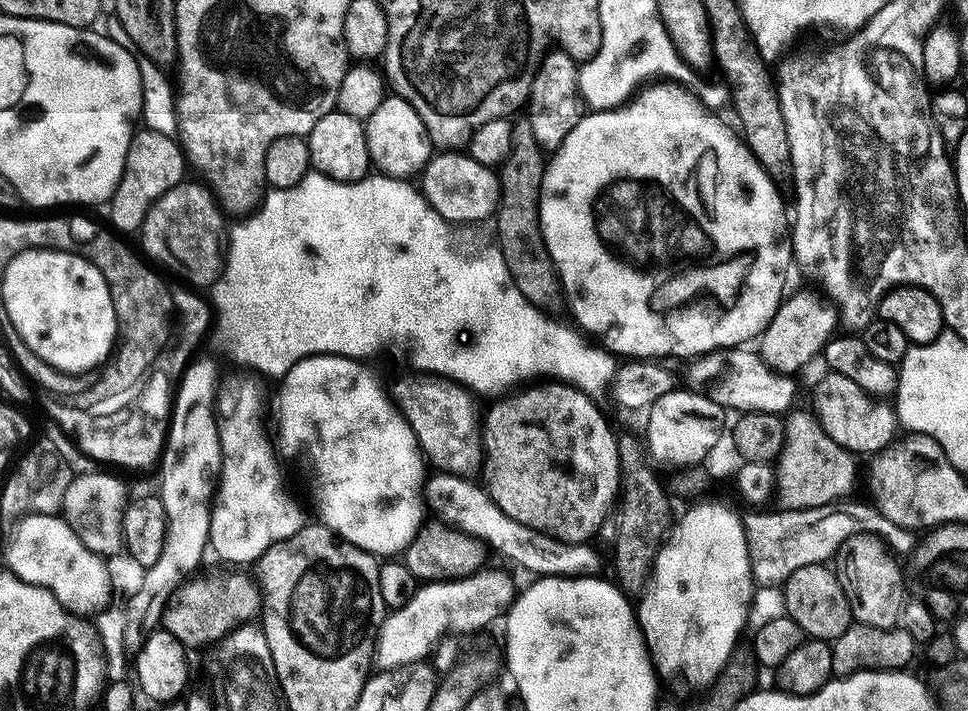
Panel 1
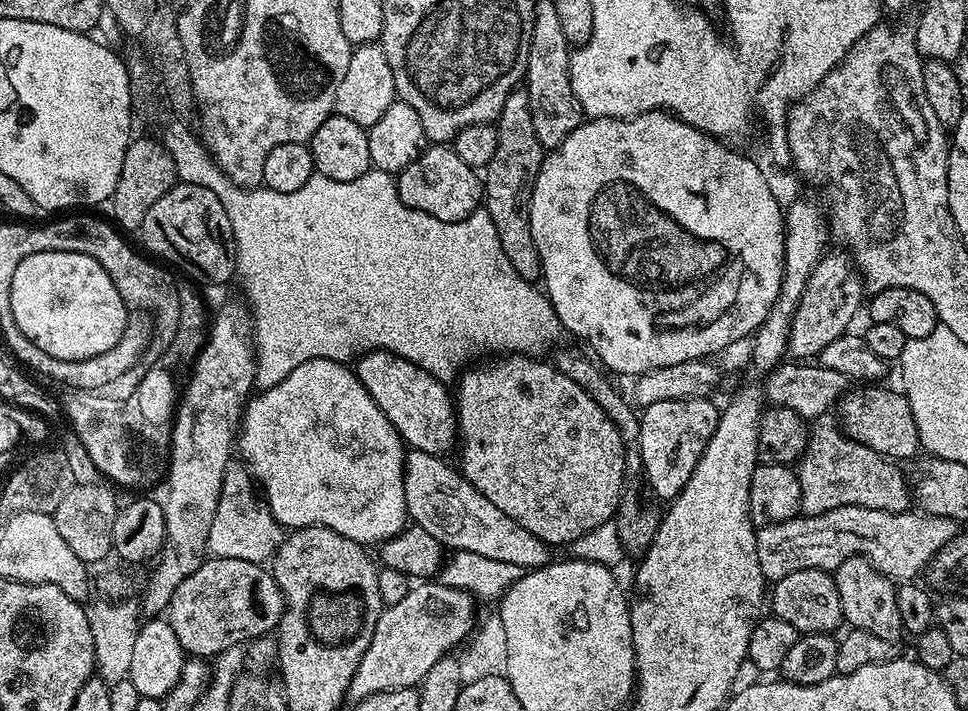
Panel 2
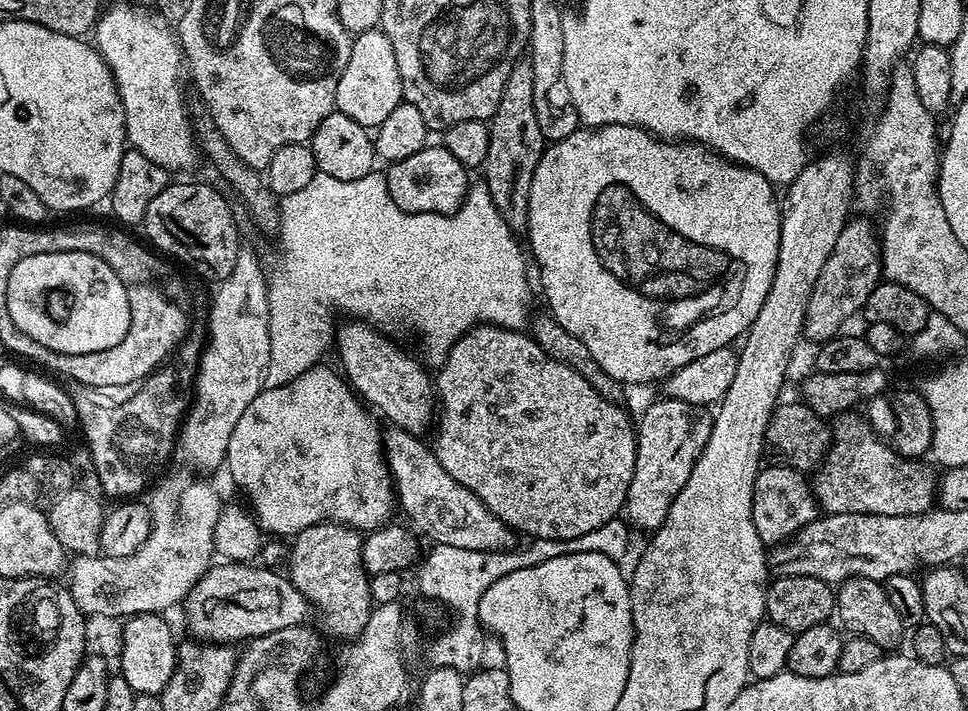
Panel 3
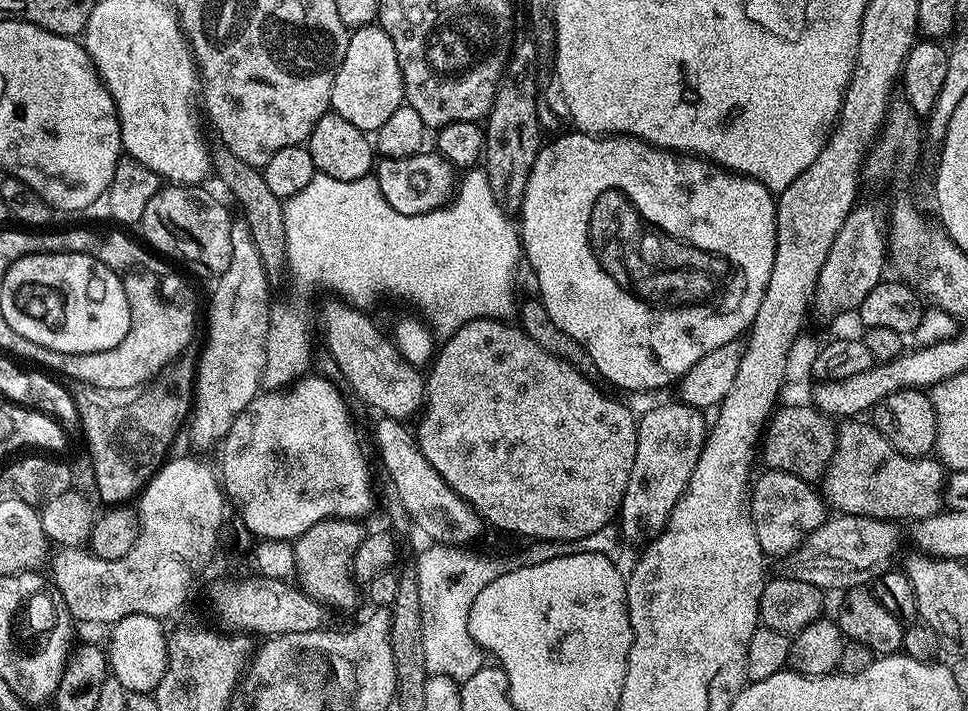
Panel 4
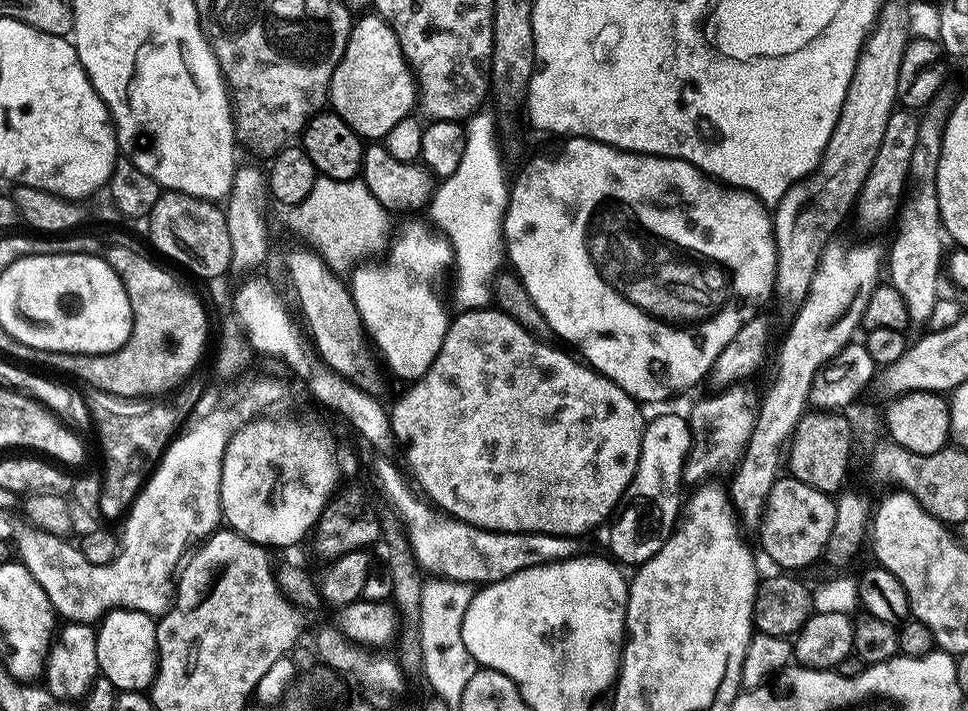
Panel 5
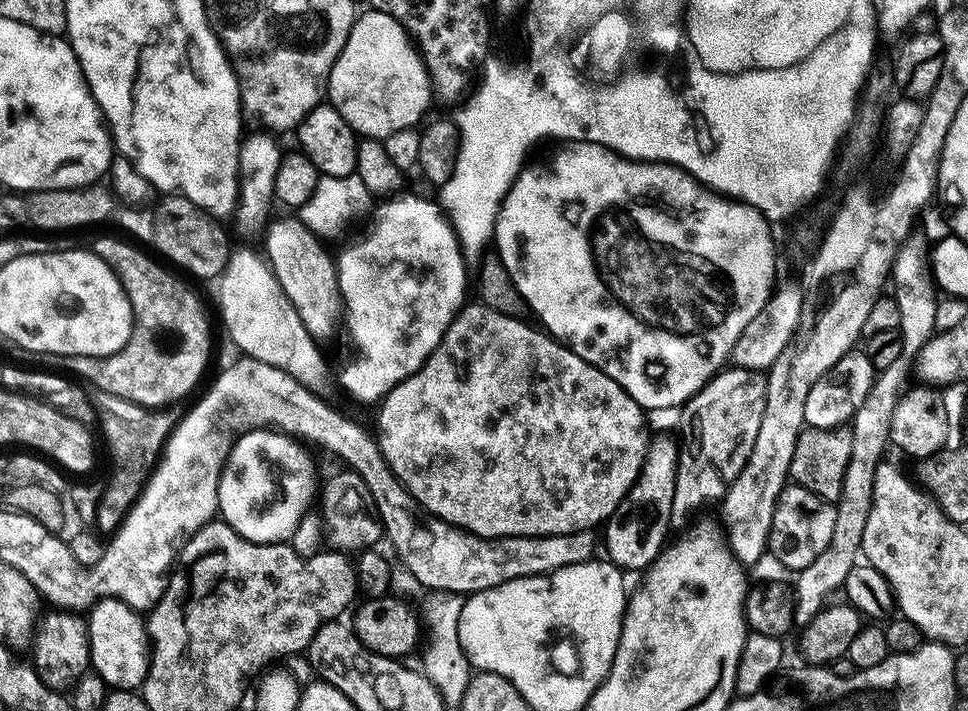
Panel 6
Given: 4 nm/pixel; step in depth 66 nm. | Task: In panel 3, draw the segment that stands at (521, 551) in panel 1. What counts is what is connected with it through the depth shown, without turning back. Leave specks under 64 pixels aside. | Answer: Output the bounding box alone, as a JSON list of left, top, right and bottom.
[382,426,518,552]

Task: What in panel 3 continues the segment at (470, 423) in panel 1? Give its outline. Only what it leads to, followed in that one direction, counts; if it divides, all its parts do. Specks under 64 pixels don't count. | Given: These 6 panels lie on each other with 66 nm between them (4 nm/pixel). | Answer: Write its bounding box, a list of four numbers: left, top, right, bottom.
[334,322,434,434]

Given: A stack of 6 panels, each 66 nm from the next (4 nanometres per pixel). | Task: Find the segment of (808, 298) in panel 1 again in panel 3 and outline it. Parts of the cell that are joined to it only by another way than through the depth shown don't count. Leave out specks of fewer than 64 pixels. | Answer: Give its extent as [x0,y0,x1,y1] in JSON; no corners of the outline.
[804,218,882,344]

